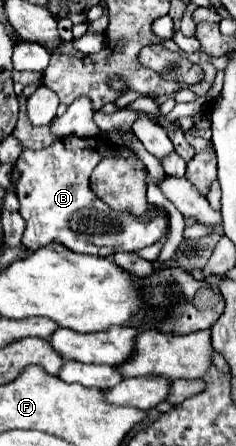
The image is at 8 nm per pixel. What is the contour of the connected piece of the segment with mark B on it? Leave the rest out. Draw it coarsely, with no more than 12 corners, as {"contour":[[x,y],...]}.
{"contour":[[98,136],[24,150],[16,194],[34,252],[112,256],[164,238],[166,216],[112,210],[88,186]]}

